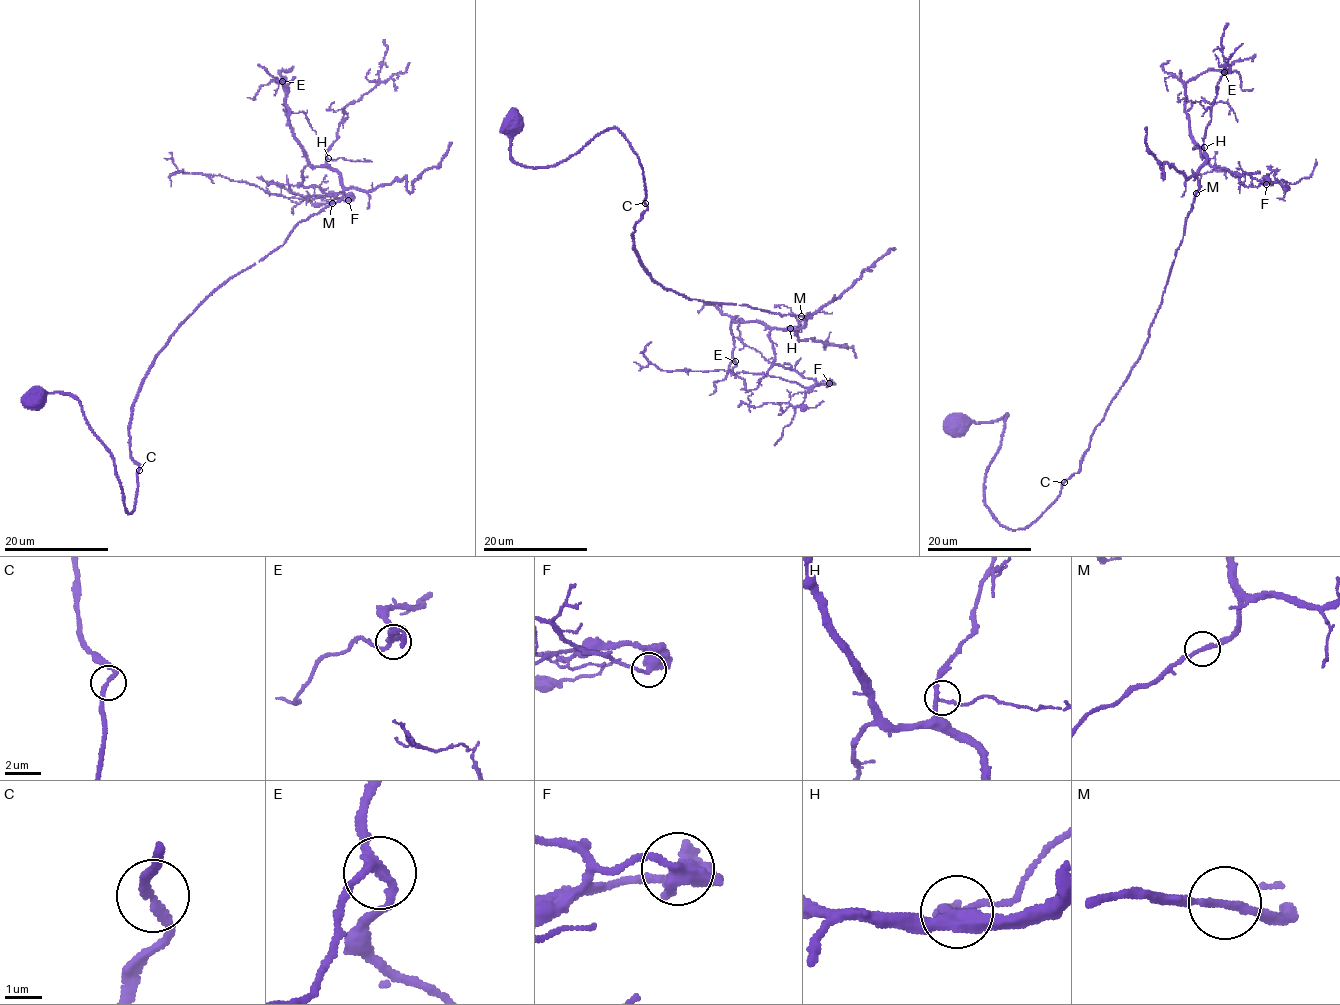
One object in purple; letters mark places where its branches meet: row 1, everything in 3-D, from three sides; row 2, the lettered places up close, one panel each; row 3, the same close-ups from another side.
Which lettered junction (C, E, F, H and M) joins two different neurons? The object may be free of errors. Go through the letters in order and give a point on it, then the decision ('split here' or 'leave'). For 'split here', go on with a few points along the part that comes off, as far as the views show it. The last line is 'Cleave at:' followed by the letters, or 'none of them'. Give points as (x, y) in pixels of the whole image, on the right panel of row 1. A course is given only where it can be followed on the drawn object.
C: at (1064, 482); leave
E: at (1224, 72); leave
F: at (1266, 184); leave
H: at (1204, 147); leave
M: at (1196, 193); leave
Cleave at: none of them

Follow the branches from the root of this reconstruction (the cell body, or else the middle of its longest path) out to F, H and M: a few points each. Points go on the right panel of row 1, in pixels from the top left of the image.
F: (957, 426), (1009, 414), (985, 505), (1025, 529), (1078, 470), (1140, 356), (1201, 156), (1266, 184)
H: (957, 426), (1009, 414), (984, 480), (985, 505), (1001, 524), (1025, 529), (1078, 470), (1140, 356), (1204, 147)
M: (957, 426), (1009, 414), (984, 480), (985, 505), (1001, 524), (1025, 529), (1078, 470), (1140, 356), (1195, 192)

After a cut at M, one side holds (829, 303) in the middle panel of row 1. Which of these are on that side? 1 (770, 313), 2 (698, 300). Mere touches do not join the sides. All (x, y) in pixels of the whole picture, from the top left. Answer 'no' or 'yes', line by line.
1: no
2: no

